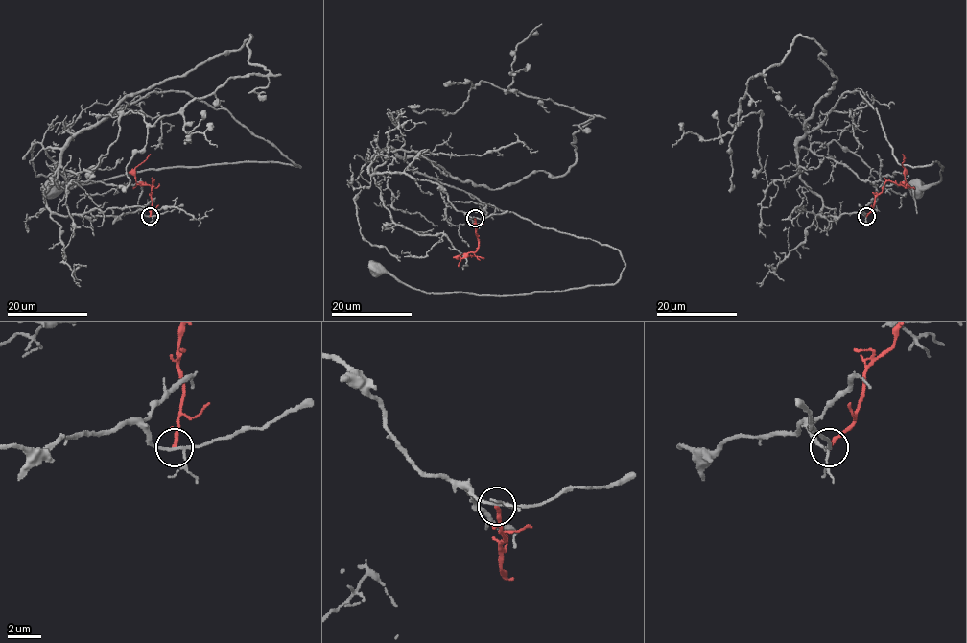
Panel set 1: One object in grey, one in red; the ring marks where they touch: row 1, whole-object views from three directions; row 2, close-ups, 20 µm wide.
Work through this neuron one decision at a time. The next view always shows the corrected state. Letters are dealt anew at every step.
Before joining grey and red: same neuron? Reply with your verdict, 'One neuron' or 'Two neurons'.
Two neurons

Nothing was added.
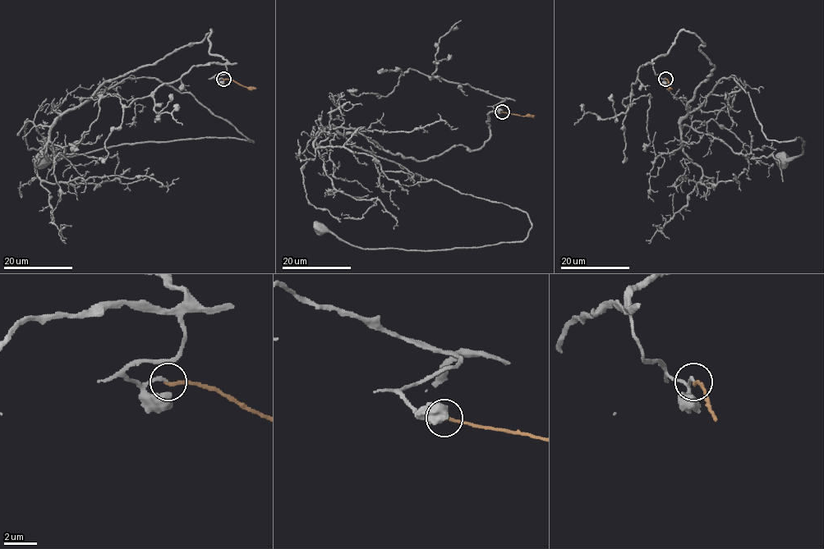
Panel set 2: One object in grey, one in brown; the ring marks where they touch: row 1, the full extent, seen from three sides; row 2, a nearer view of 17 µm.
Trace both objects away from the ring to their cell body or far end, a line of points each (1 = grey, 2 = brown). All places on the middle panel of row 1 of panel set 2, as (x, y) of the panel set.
1: (502, 112), (505, 98), (477, 149), (421, 161), (345, 136), (523, 211), (523, 240), (365, 248), (319, 227)
2: (502, 112), (533, 118)

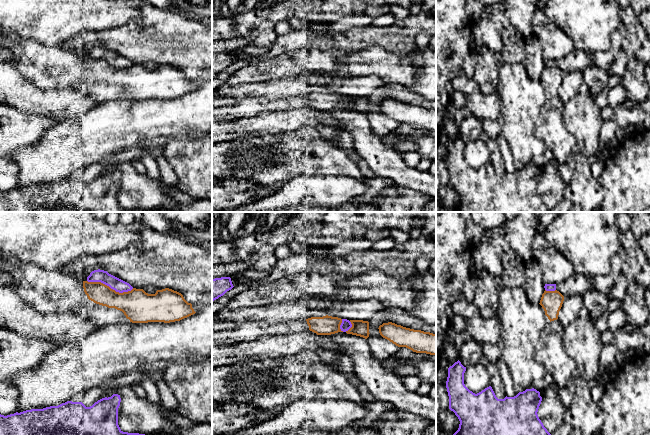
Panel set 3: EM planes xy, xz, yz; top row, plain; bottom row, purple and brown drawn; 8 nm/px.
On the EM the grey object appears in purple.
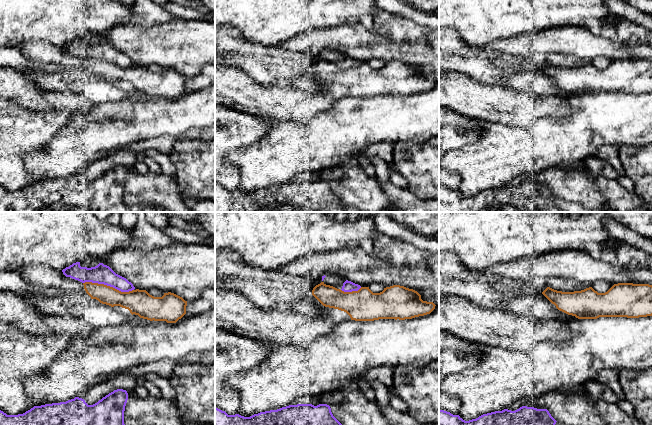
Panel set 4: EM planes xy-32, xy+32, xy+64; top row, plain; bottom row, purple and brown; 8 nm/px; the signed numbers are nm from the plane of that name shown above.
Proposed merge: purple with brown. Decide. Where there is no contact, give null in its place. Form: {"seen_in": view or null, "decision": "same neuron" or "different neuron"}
{"seen_in": "xy", "decision": "different neuron"}

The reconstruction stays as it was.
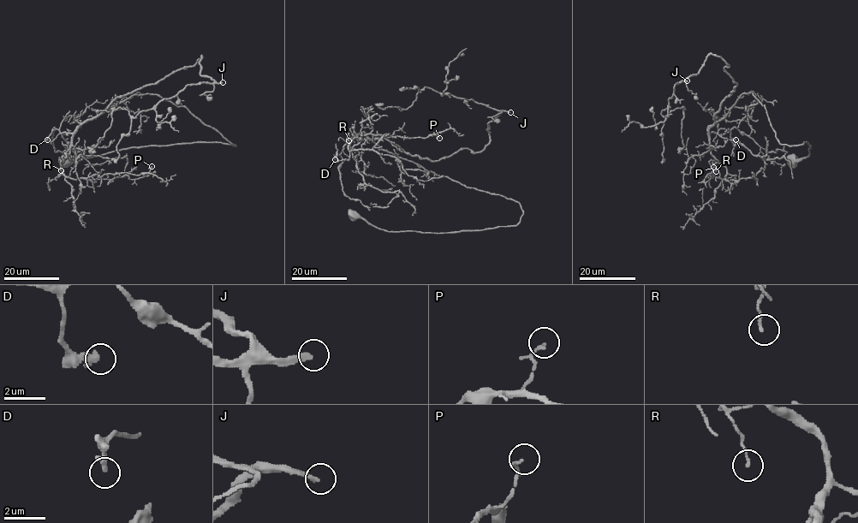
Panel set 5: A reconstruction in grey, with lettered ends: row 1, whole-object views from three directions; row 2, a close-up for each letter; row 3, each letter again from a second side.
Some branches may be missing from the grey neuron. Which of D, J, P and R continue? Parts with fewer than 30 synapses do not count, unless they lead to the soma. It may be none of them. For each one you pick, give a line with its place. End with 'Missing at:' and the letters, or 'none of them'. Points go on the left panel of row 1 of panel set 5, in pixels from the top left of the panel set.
J: at (223, 82)
Missing at: J

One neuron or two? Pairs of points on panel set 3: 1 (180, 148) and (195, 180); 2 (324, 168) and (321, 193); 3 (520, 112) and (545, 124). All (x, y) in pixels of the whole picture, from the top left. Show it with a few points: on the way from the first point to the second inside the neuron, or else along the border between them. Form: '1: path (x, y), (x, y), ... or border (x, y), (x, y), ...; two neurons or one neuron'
1: path (187, 156), (195, 164), (195, 172); one neuron
2: border (299, 175), (344, 175), (346, 177); two neurons
3: border (534, 125), (534, 133), (545, 146); two neurons

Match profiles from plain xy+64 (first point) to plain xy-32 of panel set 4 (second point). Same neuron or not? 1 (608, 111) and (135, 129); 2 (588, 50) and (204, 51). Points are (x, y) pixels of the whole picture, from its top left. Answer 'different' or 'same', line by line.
1: same
2: same

